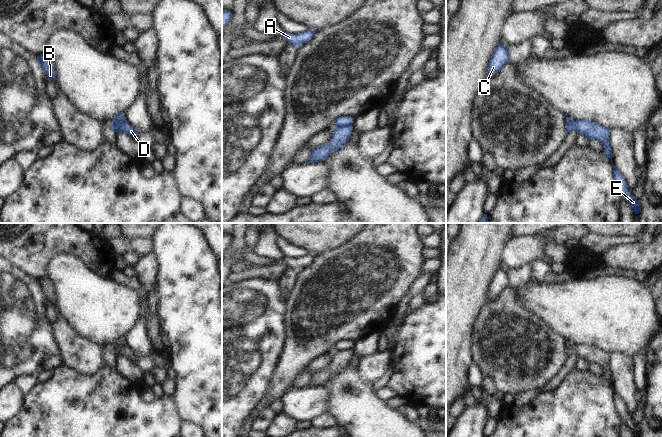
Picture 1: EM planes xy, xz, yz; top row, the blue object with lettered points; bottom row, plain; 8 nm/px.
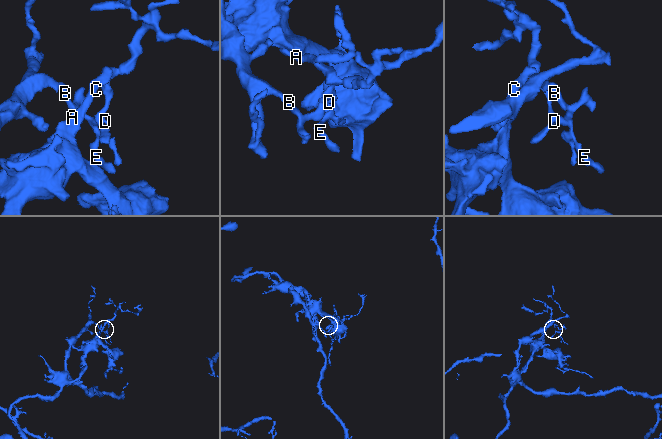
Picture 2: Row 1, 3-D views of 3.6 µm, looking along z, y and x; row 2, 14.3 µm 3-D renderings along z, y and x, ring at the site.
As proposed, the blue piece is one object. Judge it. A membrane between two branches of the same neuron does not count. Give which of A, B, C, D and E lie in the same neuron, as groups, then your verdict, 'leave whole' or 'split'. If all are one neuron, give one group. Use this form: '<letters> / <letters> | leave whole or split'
A C / B D E | split

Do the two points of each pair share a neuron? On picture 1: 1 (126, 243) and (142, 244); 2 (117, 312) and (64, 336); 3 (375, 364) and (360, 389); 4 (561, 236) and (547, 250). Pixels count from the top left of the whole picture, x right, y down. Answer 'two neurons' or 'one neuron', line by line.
1: one neuron
2: two neurons
3: two neurons
4: two neurons

